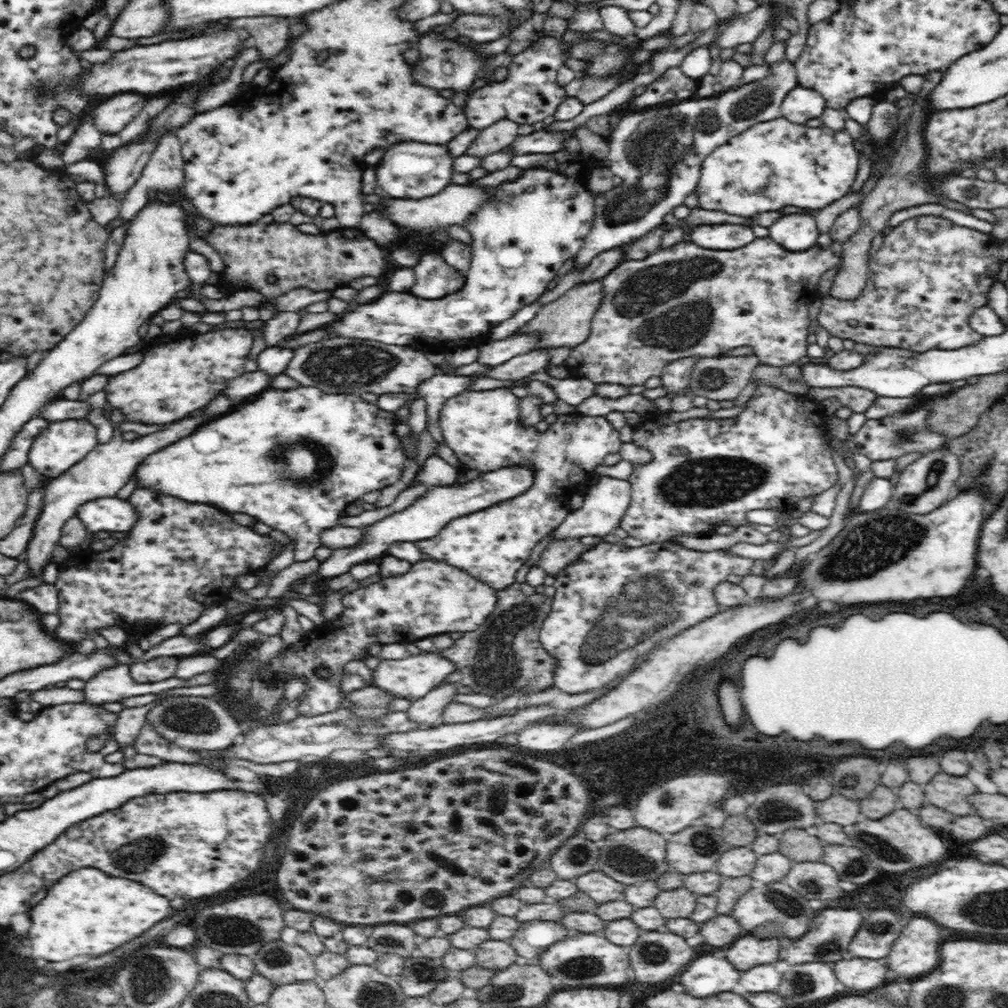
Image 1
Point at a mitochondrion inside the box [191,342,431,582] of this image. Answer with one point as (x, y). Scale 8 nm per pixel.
(279, 457)

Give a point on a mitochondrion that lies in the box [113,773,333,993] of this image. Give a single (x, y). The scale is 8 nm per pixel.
(225, 929)

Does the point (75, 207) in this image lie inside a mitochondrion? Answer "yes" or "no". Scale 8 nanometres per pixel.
no

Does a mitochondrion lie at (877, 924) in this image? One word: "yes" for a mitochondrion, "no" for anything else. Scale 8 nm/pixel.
yes

